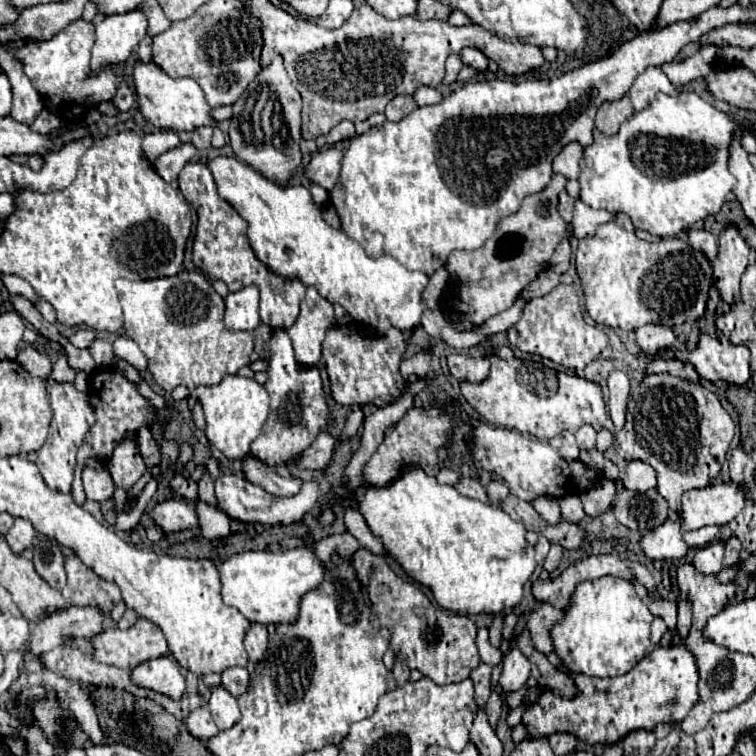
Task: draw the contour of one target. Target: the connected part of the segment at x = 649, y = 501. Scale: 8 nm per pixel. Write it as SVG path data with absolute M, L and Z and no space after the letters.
M624 489L614 499L614 513L628 529L646 533L668 519L668 505L656 489L648 489L646 493Z

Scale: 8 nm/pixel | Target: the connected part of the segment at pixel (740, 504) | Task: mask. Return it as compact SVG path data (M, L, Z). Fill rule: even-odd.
M718 483L704 489L692 489L682 495L680 525L686 531L704 525L726 525L748 503L746 489L736 483Z

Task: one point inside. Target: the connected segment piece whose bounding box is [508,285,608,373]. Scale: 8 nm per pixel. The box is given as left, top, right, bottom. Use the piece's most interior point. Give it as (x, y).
(553, 326)

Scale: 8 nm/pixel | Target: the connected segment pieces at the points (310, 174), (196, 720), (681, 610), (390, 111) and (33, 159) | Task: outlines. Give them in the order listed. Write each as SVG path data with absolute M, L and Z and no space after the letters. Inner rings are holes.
M330 147L330 149L320 149L312 155L310 163L304 169L304 177L310 183L316 183L324 189L332 189L338 181L338 171L340 171L340 159L342 151Z
M200 707L200 709L192 711L192 713L188 715L188 719L186 719L186 727L188 727L190 733L192 733L194 737L198 737L202 743L206 743L208 739L212 739L212 737L216 737L216 735L220 733L218 727L214 725L214 719L212 719L210 711L208 711L206 707Z
M682 597L680 601L678 601L678 635L682 637L682 639L686 639L688 637L688 631L690 631L690 617L692 617L692 603L686 599L686 597Z
M400 95L394 97L388 105L386 105L386 117L388 121L402 121L404 117L408 117L414 109L416 109L416 101L412 95Z
M12 155L10 159L16 161L16 163L20 163L20 165L26 165L30 169L34 169L34 171L38 171L38 169L44 167L44 159L38 157L38 155Z

